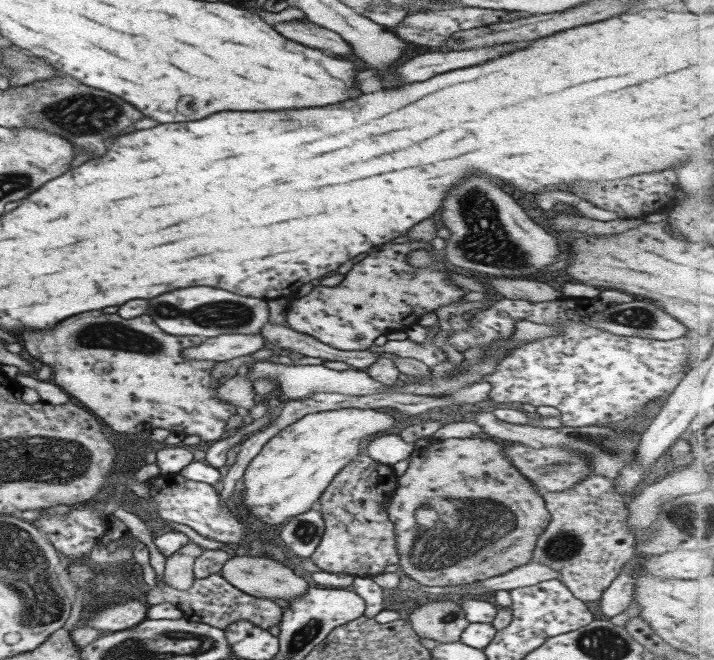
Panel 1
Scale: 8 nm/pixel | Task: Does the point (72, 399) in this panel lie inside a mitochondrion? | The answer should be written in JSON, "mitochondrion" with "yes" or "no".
{"mitochondrion":"no"}

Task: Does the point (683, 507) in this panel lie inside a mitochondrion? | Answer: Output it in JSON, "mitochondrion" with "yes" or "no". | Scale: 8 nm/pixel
{"mitochondrion":"yes"}

